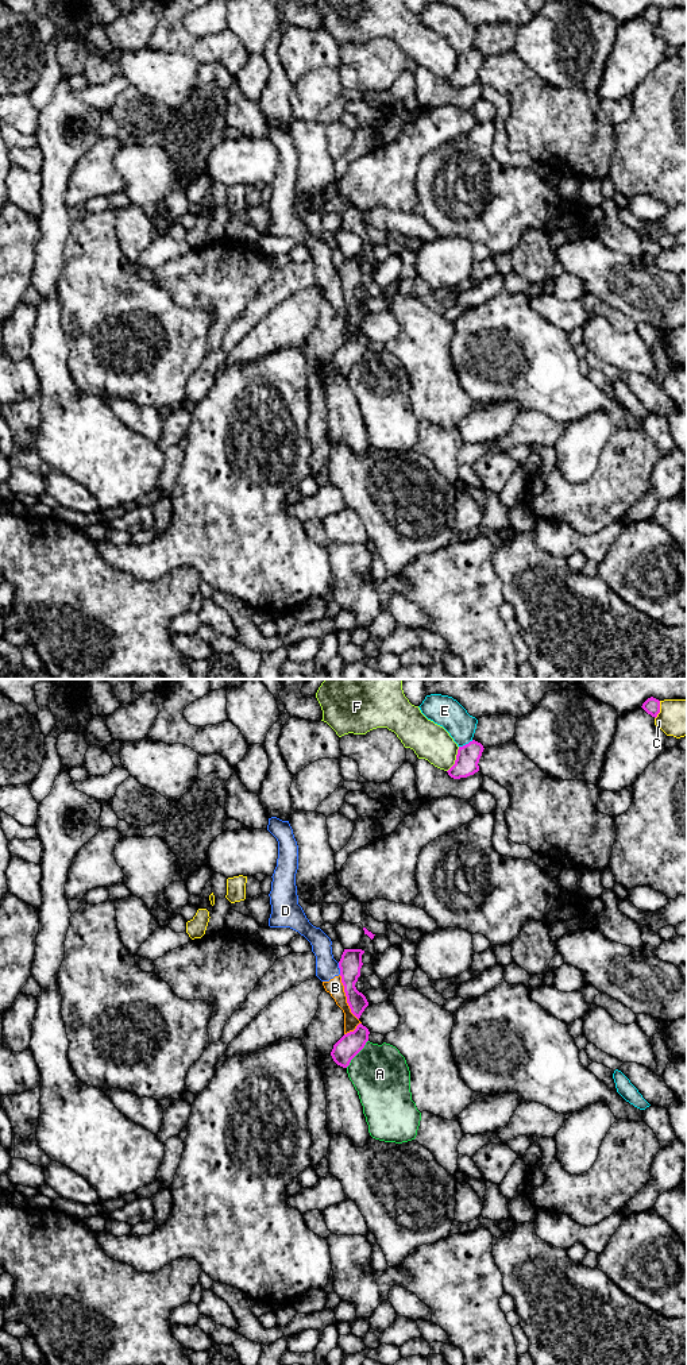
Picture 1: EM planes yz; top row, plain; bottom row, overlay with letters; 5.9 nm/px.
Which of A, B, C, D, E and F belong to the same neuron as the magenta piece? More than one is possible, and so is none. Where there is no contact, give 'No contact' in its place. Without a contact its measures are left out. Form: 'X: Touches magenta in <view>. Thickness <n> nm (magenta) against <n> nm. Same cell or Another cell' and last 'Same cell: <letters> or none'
A: Touches magenta in yz. Thickness 140 nm (magenta) against 340 nm. Another cell
B: Touches magenta in yz. Thickness 140 nm (magenta) against 100 nm. Another cell
C: Touches magenta in yz. Thickness 100 nm (magenta) against 220 nm. Another cell
D: Touches magenta in yz. Thickness 140 nm (magenta) against 140 nm. Another cell
E: Touches magenta in yz. Thickness 140 nm (magenta) against 180 nm. Another cell
F: Touches magenta in yz. Thickness 140 nm (magenta) against 220 nm. Another cell
Same cell: none

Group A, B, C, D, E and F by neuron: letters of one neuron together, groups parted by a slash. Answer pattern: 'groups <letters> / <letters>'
groups A / B D / C / E / F

